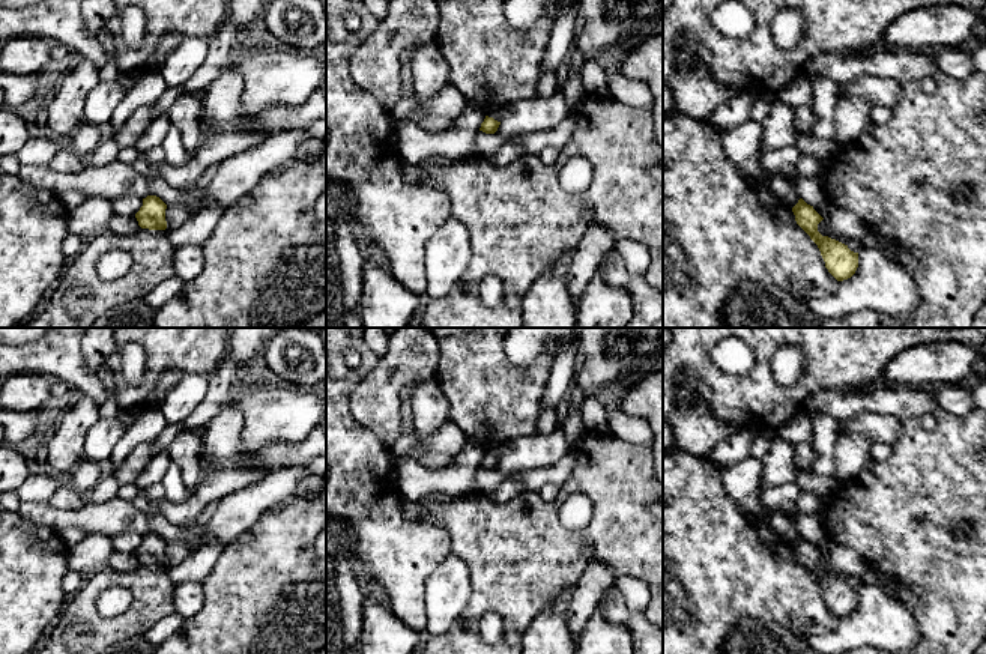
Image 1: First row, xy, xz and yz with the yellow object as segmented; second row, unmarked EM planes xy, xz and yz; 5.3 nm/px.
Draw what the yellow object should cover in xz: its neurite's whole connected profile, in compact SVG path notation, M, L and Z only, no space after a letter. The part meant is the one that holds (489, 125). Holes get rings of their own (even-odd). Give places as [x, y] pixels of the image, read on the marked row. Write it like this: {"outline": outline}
{"outline": "M496 108L490 111L484 122L481 123L479 131L485 134L495 134L501 125L501 120L505 117L505 114L510 111L510 108Z"}

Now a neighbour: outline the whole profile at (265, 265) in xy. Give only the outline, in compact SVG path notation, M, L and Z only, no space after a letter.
M326 152L314 161L293 159L283 168L263 176L237 201L224 207L215 232L200 245L204 265L201 272L185 281L183 287L161 308L155 310L153 328L295 328L326 311L326 223L322 223L314 206L326 188Z

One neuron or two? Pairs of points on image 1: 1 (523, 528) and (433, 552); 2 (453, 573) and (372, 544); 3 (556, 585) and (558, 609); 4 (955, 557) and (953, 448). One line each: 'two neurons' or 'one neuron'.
1: two neurons
2: two neurons
3: two neurons
4: one neuron

